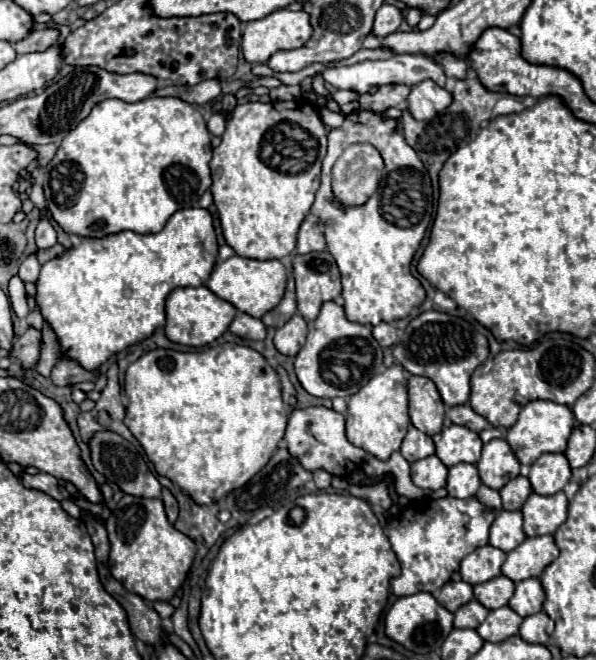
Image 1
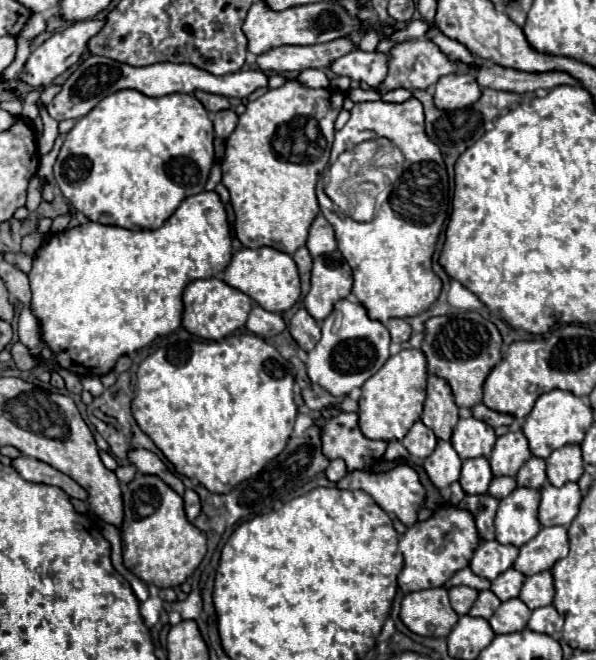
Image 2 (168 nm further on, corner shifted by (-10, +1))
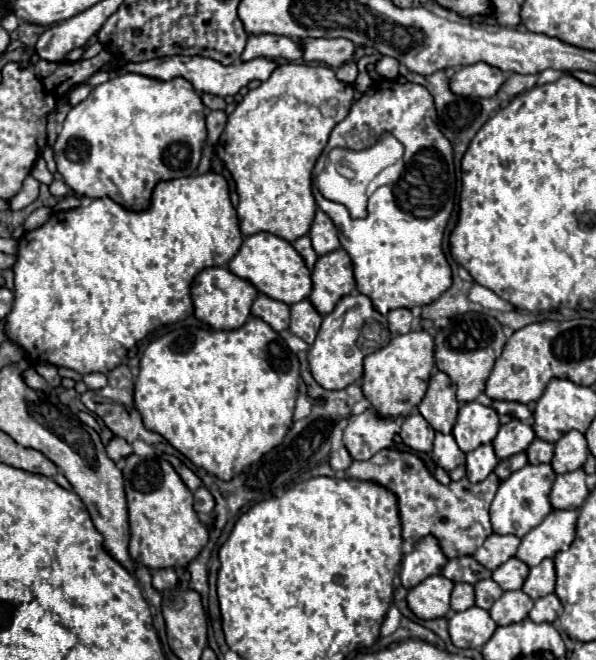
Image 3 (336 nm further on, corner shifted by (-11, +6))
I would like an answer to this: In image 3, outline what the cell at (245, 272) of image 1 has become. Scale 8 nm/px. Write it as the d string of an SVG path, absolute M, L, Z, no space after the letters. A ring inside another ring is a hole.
M260 232L260 234L244 238L238 254L230 260L228 268L242 280L248 280L250 284L254 284L254 288L258 292L266 294L268 298L280 300L288 306L308 298L308 294L312 290L310 270L306 268L302 256L292 248L290 242L286 242L274 234L268 234L268 232Z

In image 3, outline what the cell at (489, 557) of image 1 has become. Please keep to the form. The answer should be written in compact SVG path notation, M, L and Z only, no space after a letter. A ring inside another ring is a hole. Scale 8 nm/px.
M492 534L486 538L486 542L474 552L474 558L488 570L496 570L500 564L508 562L516 550L520 546L520 538L518 536L500 536L500 534Z

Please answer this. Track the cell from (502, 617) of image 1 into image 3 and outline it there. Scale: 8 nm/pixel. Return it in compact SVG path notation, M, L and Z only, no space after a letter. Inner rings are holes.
M522 590L504 592L490 608L490 616L498 626L508 626L524 620L532 610L532 606L534 606L534 600L526 596Z

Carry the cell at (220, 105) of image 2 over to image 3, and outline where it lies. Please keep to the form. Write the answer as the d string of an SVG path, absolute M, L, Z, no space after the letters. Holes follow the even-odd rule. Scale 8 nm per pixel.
M200 94L200 98L202 98L202 102L204 102L204 106L208 108L208 110L224 110L226 108L226 102L224 102L224 98L220 98L220 96L212 96L212 94Z

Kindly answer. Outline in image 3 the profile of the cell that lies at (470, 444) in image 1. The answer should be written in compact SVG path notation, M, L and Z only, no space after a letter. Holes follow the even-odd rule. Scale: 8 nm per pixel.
M466 402L460 406L452 434L462 452L472 452L482 444L490 444L496 438L498 428L498 414L490 406Z

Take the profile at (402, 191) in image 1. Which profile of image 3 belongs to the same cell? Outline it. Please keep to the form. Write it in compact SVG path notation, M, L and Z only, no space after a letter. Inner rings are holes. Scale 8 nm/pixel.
M378 80L374 82L368 92L362 94L362 98L350 108L350 114L332 130L330 140L328 140L328 150L332 148L346 148L346 150L364 150L376 144L382 132L390 132L396 140L402 142L404 146L404 174L398 178L396 184L378 188L368 202L368 216L364 220L354 220L348 214L348 208L326 200L318 190L314 190L316 204L320 210L324 210L332 222L338 228L340 234L340 246L350 254L352 264L354 264L354 278L356 278L356 288L360 294L368 296L374 304L374 308L380 314L388 314L390 310L396 308L416 308L416 306L426 306L440 298L450 284L452 284L452 272L450 266L442 254L442 236L444 228L448 224L448 218L454 210L456 204L456 186L452 178L452 146L450 142L442 136L442 132L436 126L436 110L434 110L434 100L430 92L424 86L406 82L400 84L396 80Z

